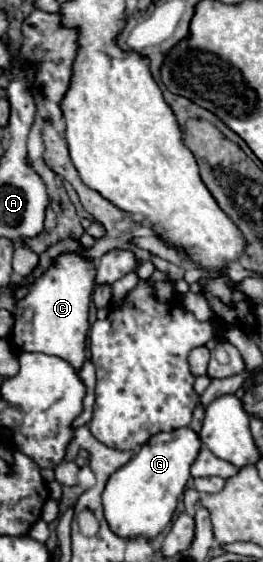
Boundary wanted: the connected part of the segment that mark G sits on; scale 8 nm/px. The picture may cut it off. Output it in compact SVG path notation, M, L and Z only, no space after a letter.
M187 427L153 435L137 457L115 471L107 481L103 491L103 513L109 529L121 539L157 537L173 517L177 499L183 495L189 479L189 467L195 461L195 455L199 455L199 449L199 435Z

